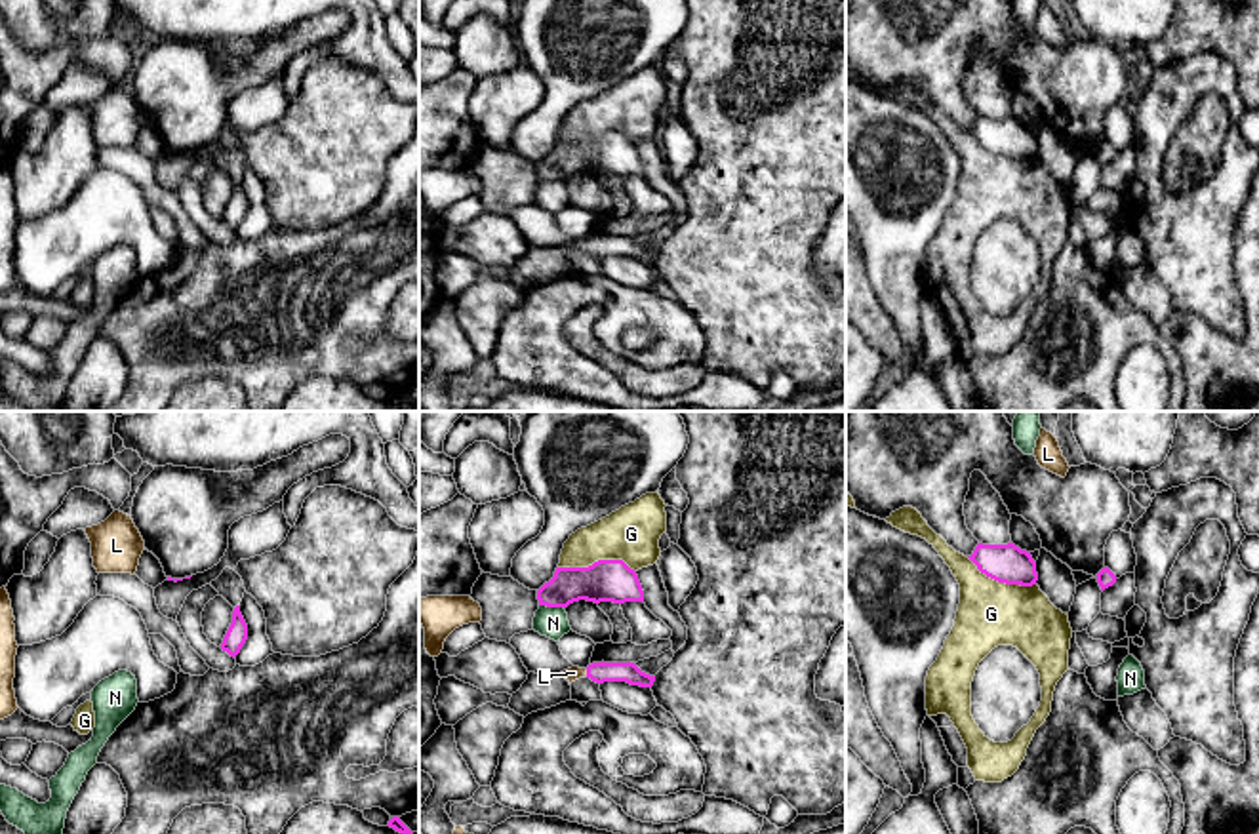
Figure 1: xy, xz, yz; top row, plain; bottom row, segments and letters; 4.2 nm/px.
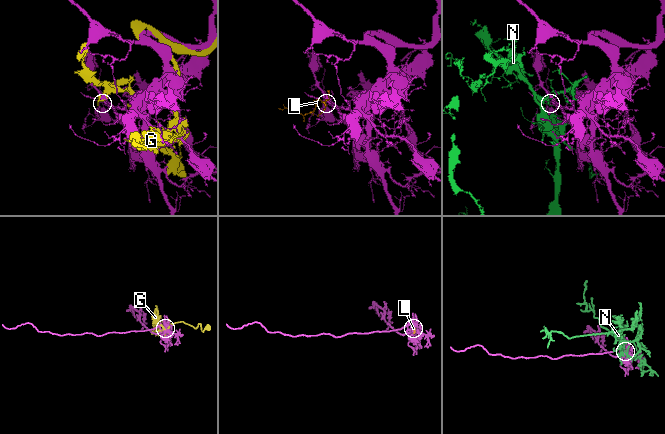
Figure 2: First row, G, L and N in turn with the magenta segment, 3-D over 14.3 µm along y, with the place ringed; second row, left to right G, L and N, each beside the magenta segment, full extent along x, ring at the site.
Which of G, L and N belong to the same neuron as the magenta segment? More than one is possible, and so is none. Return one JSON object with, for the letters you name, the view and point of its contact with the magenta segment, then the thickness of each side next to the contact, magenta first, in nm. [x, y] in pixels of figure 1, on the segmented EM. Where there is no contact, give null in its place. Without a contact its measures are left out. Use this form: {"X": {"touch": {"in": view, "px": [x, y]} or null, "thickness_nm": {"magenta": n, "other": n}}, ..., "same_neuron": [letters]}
{"L": {"touch": {"in": "xz", "px": [587, 673]}, "thickness_nm": {"magenta": 90, "other": 60}}, "same_neuron": ["L"]}

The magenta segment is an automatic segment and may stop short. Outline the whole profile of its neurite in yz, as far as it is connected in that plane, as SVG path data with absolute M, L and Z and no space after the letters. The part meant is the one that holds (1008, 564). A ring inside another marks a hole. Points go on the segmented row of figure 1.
M979 543L971 556L968 556L981 573L1006 583L1032 586L1038 581L1036 562L1030 552L1021 550L1013 543L983 545Z

